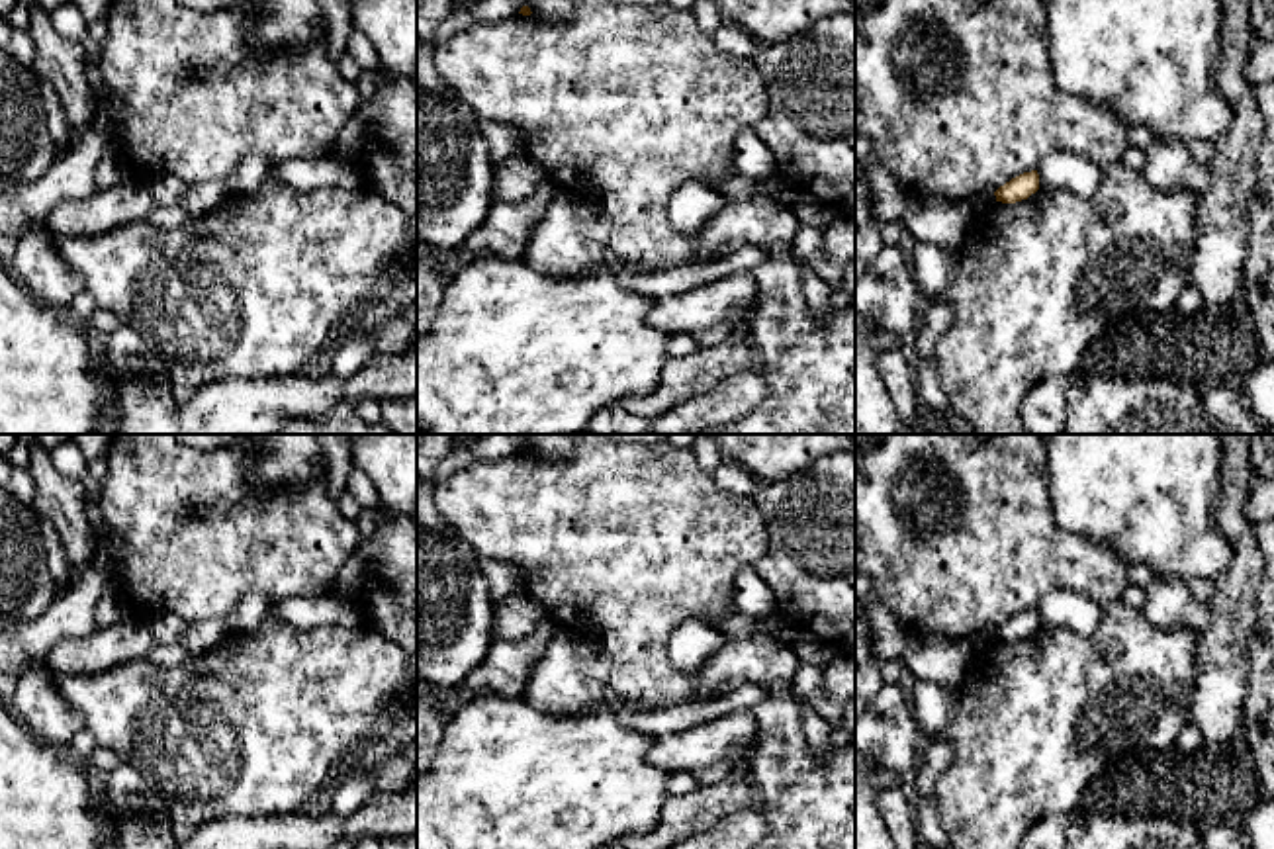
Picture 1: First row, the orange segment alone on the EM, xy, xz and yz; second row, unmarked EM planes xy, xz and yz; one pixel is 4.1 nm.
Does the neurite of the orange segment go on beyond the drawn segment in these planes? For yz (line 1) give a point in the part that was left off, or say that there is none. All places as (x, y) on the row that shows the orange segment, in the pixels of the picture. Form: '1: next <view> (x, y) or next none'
1: next none

